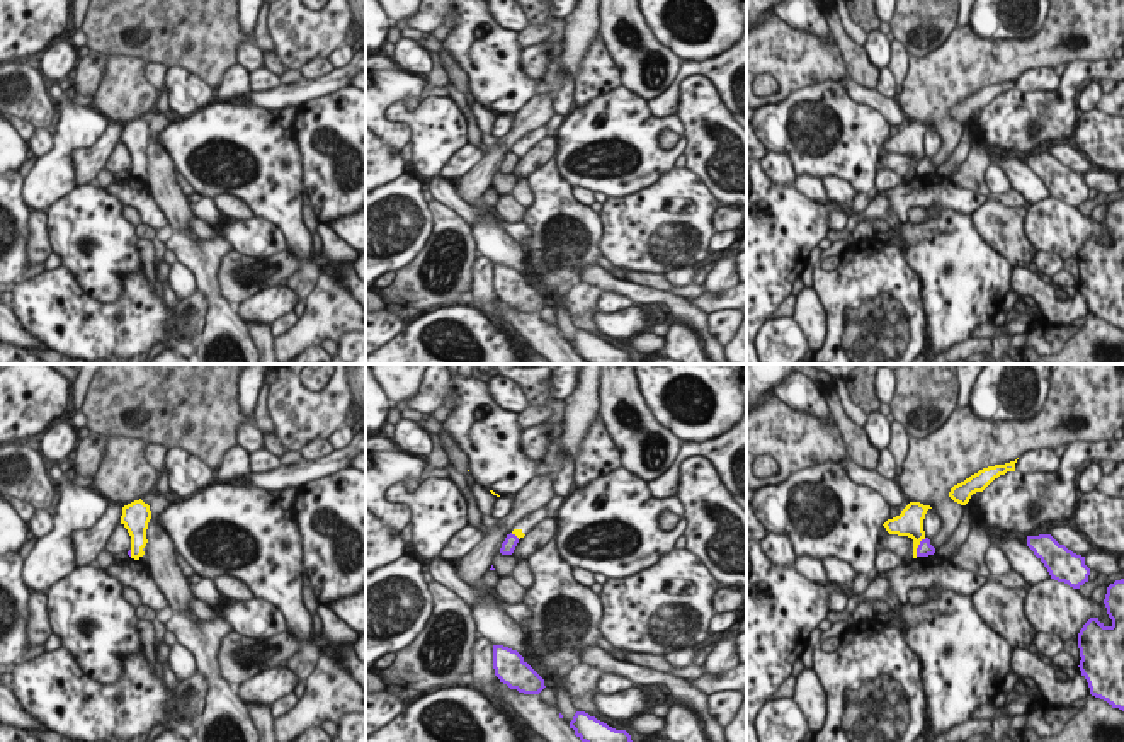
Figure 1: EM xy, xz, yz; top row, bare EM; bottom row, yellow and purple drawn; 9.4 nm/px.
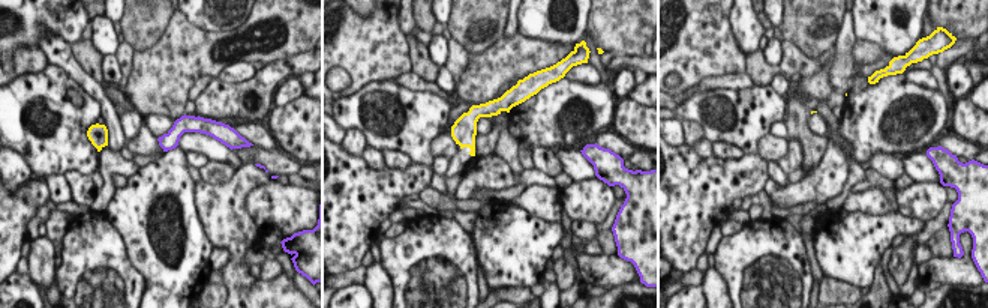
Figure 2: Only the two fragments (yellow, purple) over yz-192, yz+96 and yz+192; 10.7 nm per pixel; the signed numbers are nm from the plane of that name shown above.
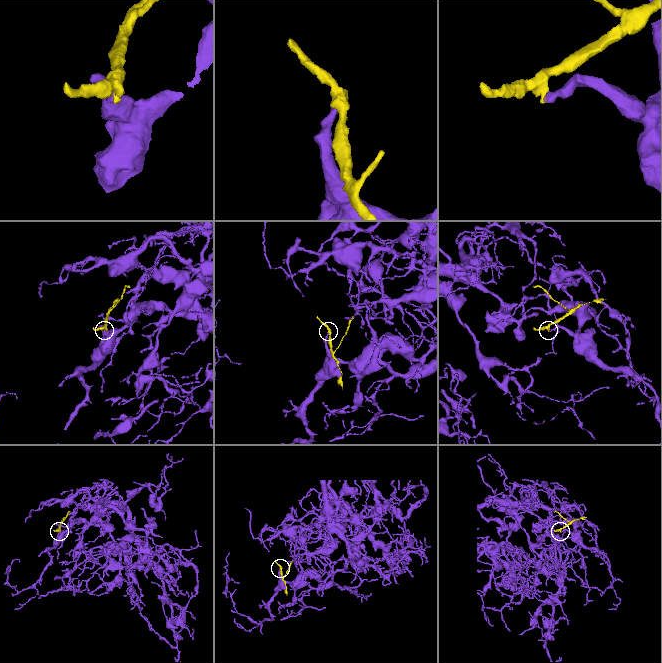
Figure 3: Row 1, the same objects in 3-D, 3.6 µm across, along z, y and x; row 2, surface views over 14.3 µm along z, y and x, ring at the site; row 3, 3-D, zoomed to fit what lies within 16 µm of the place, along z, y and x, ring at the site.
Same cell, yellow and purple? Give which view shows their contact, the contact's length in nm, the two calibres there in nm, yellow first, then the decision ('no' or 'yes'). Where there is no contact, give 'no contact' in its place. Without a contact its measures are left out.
yz | 200 nm | 260/140 nm | no

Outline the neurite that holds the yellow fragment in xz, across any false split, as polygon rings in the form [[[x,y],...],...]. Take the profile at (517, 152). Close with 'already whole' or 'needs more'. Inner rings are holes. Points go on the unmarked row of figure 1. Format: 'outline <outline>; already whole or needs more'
outline [[[546,124],[534,129],[532,133],[529,133],[527,138],[524,138],[522,141],[515,143],[515,148],[512,150],[512,153],[515,153],[519,158],[524,157],[537,141],[541,141],[542,138],[548,136],[546,131]]]; needs more

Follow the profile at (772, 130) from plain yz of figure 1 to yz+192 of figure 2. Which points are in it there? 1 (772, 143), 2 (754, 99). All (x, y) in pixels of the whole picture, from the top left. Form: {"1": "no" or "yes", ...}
{"1": "no", "2": "yes"}

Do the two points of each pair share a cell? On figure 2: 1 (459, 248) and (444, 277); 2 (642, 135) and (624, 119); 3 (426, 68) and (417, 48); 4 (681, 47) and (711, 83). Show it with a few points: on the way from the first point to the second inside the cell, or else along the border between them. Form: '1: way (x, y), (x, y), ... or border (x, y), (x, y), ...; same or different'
1: way (453, 256), (453, 263), (447, 269); same
2: way (637, 131), (628, 122); same
3: way (422, 63), (419, 53); same
4: border (741, 72), (706, 75), (676, 95); different

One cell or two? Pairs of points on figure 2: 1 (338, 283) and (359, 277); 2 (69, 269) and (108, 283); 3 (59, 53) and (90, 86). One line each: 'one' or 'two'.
1: one
2: one
3: one

